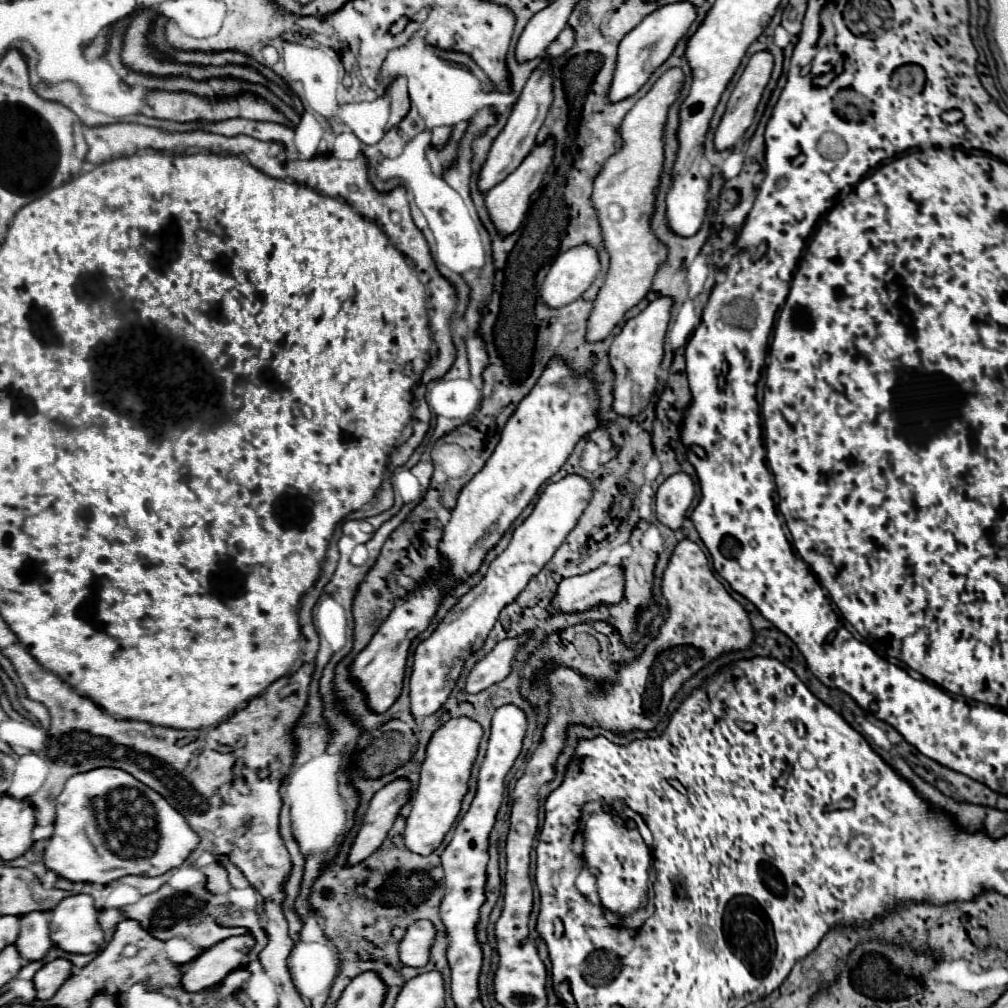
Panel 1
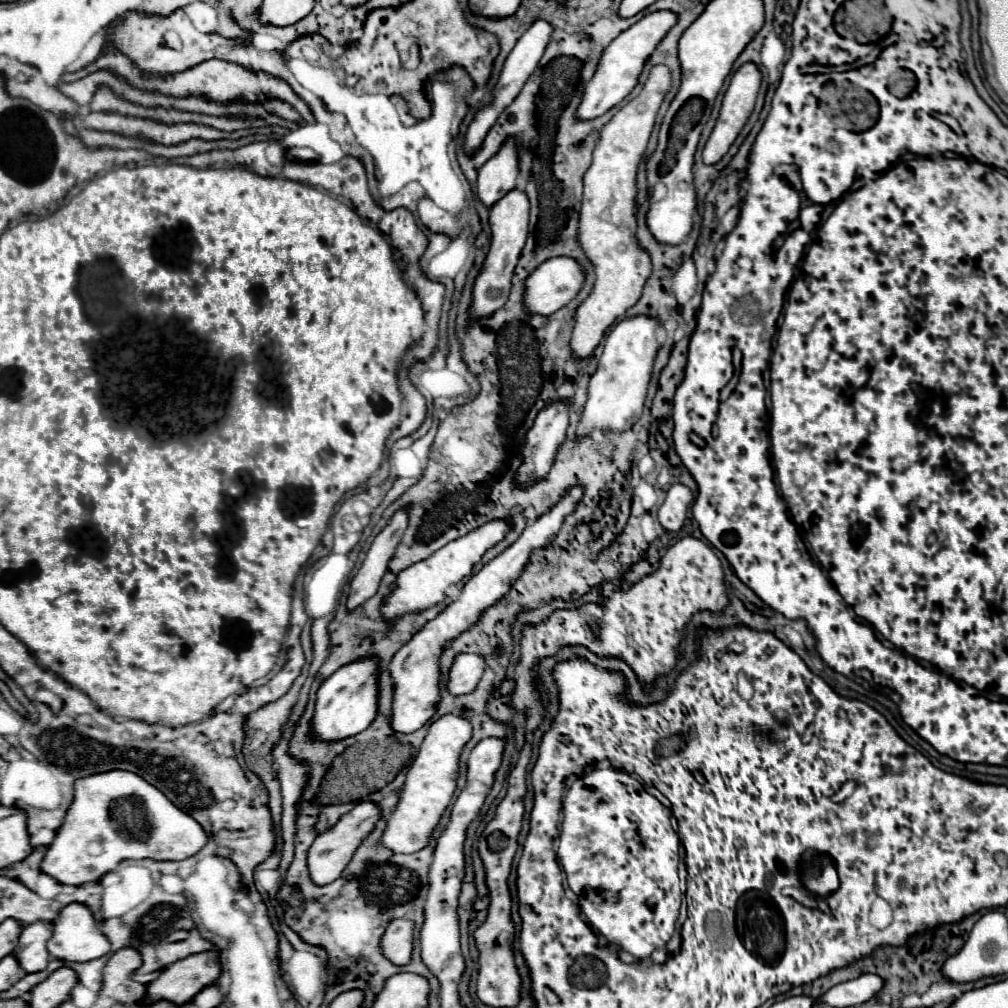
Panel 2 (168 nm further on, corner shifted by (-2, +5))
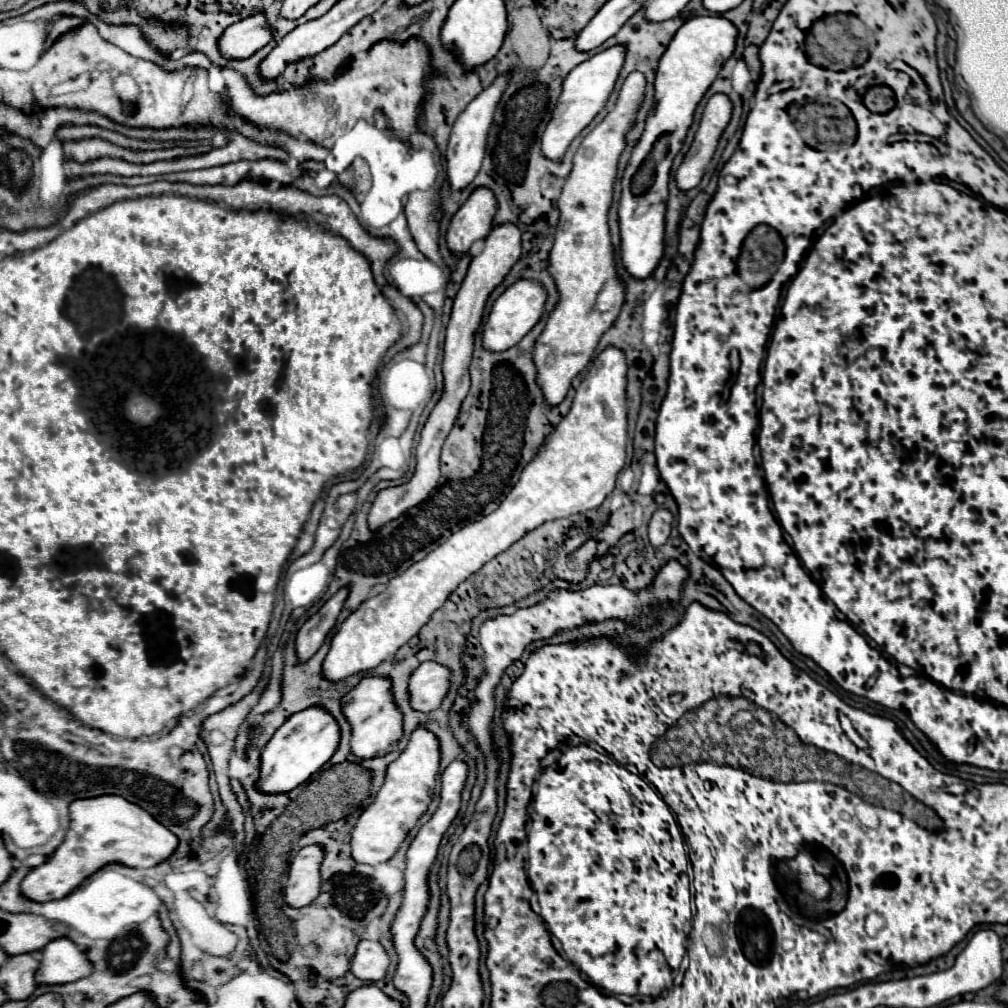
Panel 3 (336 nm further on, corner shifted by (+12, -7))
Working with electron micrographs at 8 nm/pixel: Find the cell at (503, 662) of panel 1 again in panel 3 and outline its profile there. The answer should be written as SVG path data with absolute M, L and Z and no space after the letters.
M427 661L421 663L409 677L409 703L415 711L433 711L441 705L449 689L447 667Z

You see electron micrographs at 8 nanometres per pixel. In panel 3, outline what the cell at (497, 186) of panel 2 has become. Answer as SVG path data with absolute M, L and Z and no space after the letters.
M479 187L453 215L447 231L447 247L453 255L467 255L473 241L485 239L491 231L493 213L497 211L497 201L493 191Z

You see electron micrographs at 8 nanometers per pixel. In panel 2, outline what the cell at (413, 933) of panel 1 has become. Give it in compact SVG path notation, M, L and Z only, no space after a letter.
M401 917L389 923L383 935L381 947L385 957L389 957L395 965L407 965L411 961L413 929L415 929L415 923L407 917Z

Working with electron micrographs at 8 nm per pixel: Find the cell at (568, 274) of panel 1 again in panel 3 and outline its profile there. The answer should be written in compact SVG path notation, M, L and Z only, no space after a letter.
M527 279L513 283L493 303L489 319L483 325L483 347L489 351L505 351L505 349L517 345L517 341L521 341L533 329L533 325L539 321L539 317L543 313L545 299L547 299L547 293L541 285L535 285L533 281L527 281Z

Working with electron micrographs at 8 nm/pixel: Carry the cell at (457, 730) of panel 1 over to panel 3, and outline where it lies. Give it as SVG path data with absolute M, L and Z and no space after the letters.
M415 729L409 737L407 747L387 767L385 781L375 801L363 809L357 825L351 831L351 857L357 863L377 865L395 855L407 831L413 829L417 819L427 811L439 773L439 741L427 729Z

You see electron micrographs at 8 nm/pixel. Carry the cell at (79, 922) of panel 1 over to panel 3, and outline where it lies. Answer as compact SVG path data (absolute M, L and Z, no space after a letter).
M67 937L51 941L41 951L41 965L35 973L39 985L63 985L93 973L85 953Z

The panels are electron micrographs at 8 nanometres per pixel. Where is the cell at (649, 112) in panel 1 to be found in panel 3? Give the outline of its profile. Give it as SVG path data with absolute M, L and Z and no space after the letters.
M629 73L619 91L615 107L581 141L573 157L573 169L557 199L559 223L555 229L553 247L549 251L549 275L555 279L559 301L533 347L537 385L545 397L545 405L549 407L557 407L567 397L573 377L589 365L601 333L613 325L625 301L625 285L619 281L615 271L607 213L613 201L617 161L625 149L625 133L633 125L635 113L643 101L643 93L643 73Z

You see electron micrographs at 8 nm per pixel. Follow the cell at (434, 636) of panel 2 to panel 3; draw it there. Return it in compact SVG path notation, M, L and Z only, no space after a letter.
M363 677L361 683L341 699L341 711L351 727L351 753L363 761L391 753L403 735L403 715L391 697L391 681L387 677Z

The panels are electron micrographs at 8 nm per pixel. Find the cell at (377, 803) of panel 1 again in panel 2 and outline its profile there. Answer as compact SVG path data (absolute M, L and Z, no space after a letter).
M361 801L345 817L341 817L339 823L333 829L329 829L327 833L319 835L315 839L315 843L311 845L309 859L307 859L309 861L311 879L317 885L327 885L327 883L335 881L343 873L343 869L349 865L351 857L355 855L355 849L359 849L359 845L365 841L367 833L371 833L371 829L375 829L379 817L381 817L381 807L377 803L373 803L373 801Z

